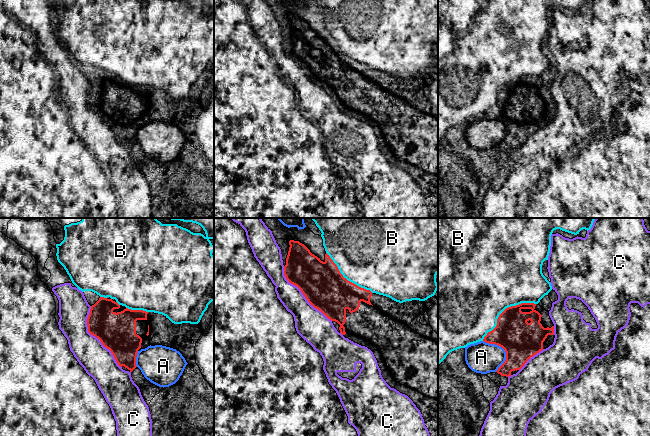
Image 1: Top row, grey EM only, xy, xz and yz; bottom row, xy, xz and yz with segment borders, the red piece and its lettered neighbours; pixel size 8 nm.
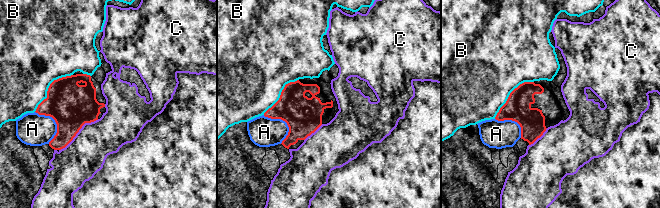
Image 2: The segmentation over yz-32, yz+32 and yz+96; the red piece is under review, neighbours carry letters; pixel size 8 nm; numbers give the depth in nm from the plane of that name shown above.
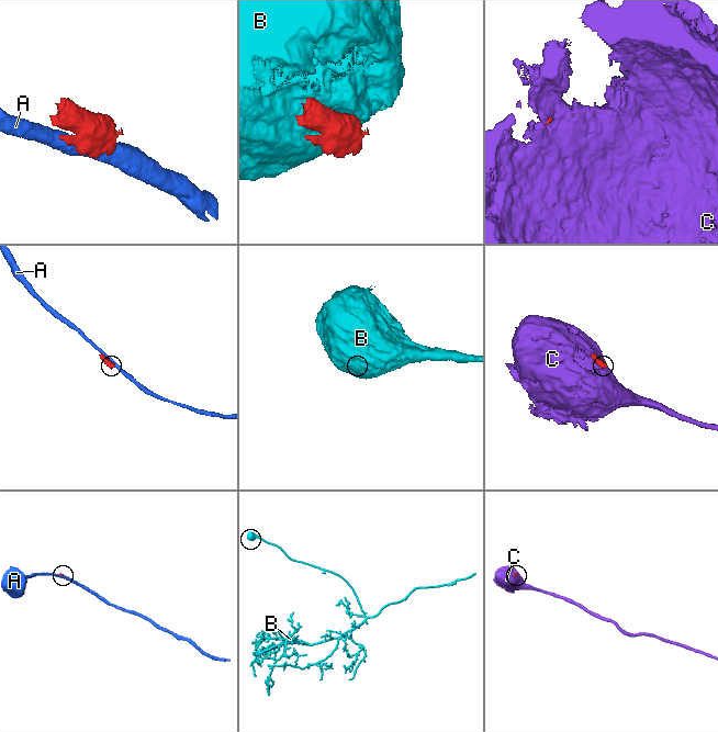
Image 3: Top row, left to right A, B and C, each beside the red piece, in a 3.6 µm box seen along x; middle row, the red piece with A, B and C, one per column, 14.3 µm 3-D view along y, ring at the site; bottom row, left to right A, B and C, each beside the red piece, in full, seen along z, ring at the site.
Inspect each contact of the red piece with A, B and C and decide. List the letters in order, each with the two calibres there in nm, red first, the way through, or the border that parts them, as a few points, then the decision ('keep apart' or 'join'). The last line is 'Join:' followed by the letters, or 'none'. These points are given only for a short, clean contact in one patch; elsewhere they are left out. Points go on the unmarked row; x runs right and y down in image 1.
A: 300 nm thick on the red side, 260 nm on the other; keep apart
B: 300 nm thick on the red side, 500 nm on the other; keep apart
C: 300 nm thick on the red side, 260 nm on the other; keep apart
Join: none

